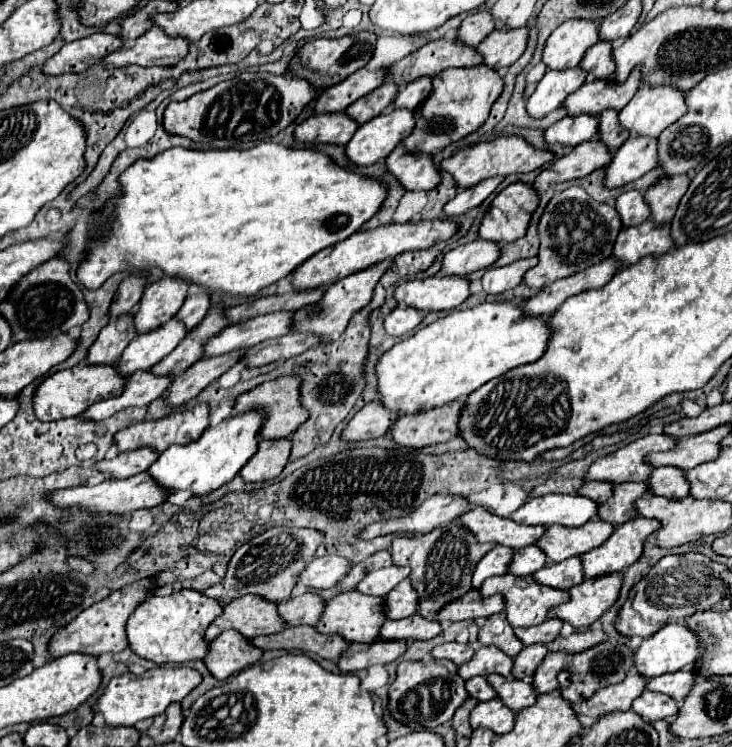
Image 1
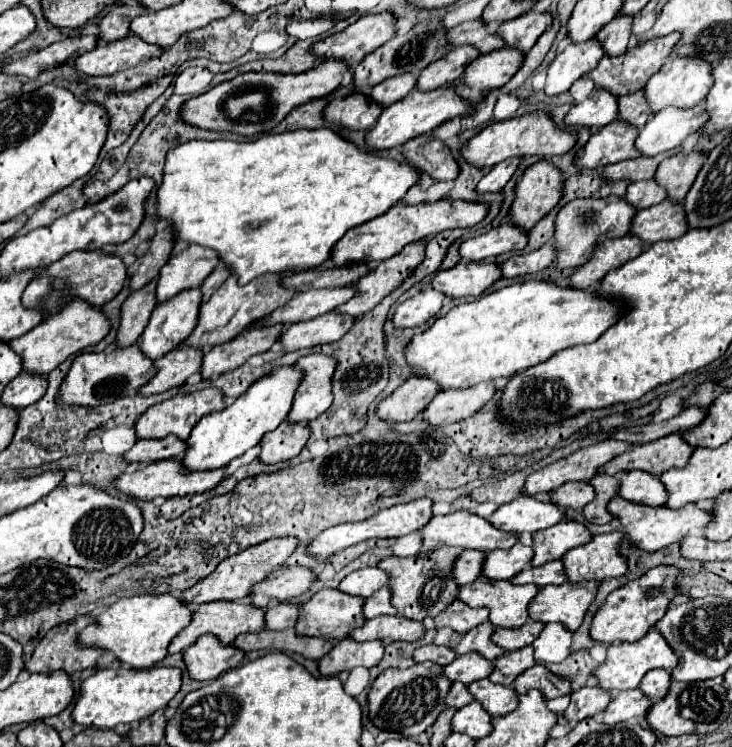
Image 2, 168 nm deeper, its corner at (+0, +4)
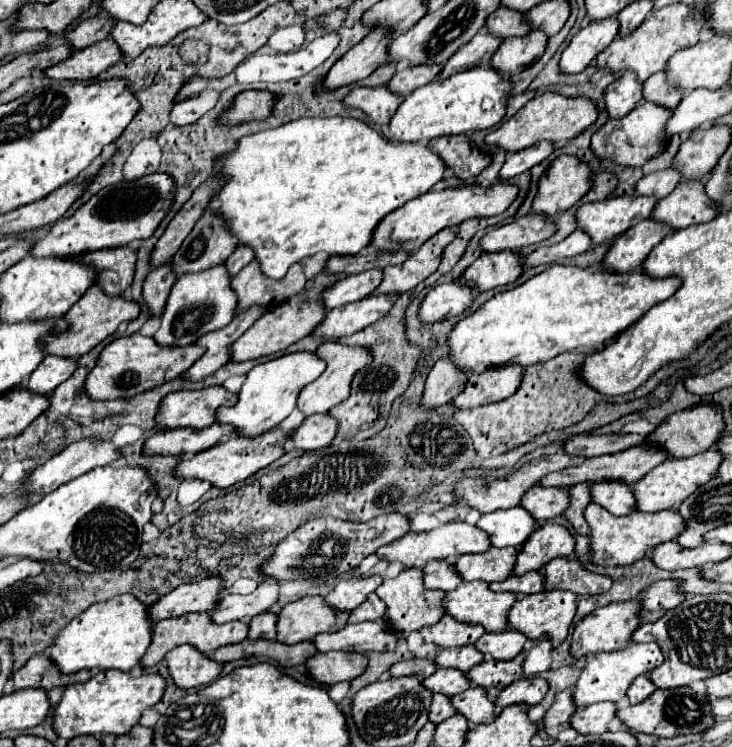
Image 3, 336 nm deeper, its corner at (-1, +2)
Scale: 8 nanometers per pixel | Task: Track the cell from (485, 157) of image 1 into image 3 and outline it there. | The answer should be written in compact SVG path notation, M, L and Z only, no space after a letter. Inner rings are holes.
M546 92L540 96L534 96L516 116L512 116L500 128L492 130L484 142L486 146L498 146L498 148L504 148L506 152L518 152L538 142L552 142L556 146L564 146L570 140L574 140L578 134L582 134L586 128L590 128L596 116L598 116L596 106L588 98L566 98L566 96Z

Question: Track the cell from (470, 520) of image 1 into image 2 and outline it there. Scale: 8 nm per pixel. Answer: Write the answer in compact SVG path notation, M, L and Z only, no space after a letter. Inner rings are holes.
M453 512L447 516L433 516L423 528L421 528L421 538L423 538L423 546L419 550L419 554L427 554L431 550L435 550L437 546L445 544L445 546L455 546L455 548L463 548L463 550L481 550L481 552L489 552L489 550L497 550L497 548L509 548L513 546L519 538L517 534L509 534L509 532L501 532L497 528L493 528L485 518L475 516L471 512Z

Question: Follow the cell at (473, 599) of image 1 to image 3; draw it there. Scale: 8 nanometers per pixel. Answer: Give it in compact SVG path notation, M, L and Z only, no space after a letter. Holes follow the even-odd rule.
M444 614L438 624L424 626L420 634L424 636L424 642L434 642L442 648L452 648L476 642L484 634L484 628L482 624L466 624L450 614Z

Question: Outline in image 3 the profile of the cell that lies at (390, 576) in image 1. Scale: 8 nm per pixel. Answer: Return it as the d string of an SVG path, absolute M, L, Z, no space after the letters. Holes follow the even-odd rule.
M372 574L368 578L360 580L342 580L328 596L328 604L332 604L338 610L352 610L360 606L370 592L374 592L380 586L382 578L378 574Z

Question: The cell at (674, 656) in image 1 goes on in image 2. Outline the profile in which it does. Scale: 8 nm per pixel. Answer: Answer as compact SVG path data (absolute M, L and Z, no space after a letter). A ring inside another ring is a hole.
M649 630L641 640L637 642L615 642L607 648L607 658L603 664L599 664L599 668L593 672L593 678L597 678L597 686L601 690L631 690L637 688L641 678L645 676L645 672L653 670L653 668L665 668L665 670L673 670L677 666L677 656L673 654L673 650L669 648L669 644L665 642L665 638L657 632L657 630Z

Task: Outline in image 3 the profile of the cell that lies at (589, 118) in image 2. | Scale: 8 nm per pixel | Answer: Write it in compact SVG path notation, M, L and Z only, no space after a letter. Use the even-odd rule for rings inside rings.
M634 72L618 76L606 90L604 102L610 118L626 116L636 104L642 102L642 84L636 80Z

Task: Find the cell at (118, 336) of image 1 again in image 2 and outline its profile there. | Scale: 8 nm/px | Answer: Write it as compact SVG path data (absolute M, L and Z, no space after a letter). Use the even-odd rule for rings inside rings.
M151 280L147 286L131 292L129 298L123 302L121 326L117 332L117 346L131 346L143 334L145 326L149 324L151 312L157 306L155 286L157 286L157 282Z

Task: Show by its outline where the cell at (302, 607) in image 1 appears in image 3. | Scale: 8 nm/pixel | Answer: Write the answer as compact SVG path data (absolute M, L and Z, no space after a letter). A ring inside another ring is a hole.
M262 612L262 614L254 616L250 620L248 638L252 638L252 640L256 640L256 638L274 640L276 638L276 622L278 622L278 616L272 612Z

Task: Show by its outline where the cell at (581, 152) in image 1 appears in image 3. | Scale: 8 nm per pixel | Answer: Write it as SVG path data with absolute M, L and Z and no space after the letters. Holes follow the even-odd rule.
M640 102L624 118L618 118L618 120L610 118L592 136L592 146L590 148L592 148L594 156L600 158L600 160L610 160L610 162L620 164L620 166L642 166L652 156L662 152L666 140L662 140L662 136L658 136L658 128L662 128L662 120L666 120L668 114L670 114L670 110L666 110L666 108L658 108L656 104L642 104Z

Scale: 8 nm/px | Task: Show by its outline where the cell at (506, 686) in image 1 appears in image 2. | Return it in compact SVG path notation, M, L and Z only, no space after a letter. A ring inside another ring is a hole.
M483 678L481 682L471 682L469 692L473 694L473 700L477 700L491 716L503 716L517 708L515 690L501 684L493 684L487 678Z

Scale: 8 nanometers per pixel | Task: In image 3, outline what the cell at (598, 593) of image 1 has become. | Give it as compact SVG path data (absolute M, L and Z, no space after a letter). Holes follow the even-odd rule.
M544 590L536 594L524 594L508 612L508 624L510 628L524 632L530 640L548 636L554 642L554 646L560 646L566 640L570 624L576 616L576 610L578 610L576 598L578 596L568 590Z

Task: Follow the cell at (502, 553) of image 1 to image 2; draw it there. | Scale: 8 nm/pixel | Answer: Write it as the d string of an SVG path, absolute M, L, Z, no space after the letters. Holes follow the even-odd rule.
M463 550L461 556L457 556L457 562L453 566L453 578L457 578L457 584L471 584L481 576L485 552L479 550Z

